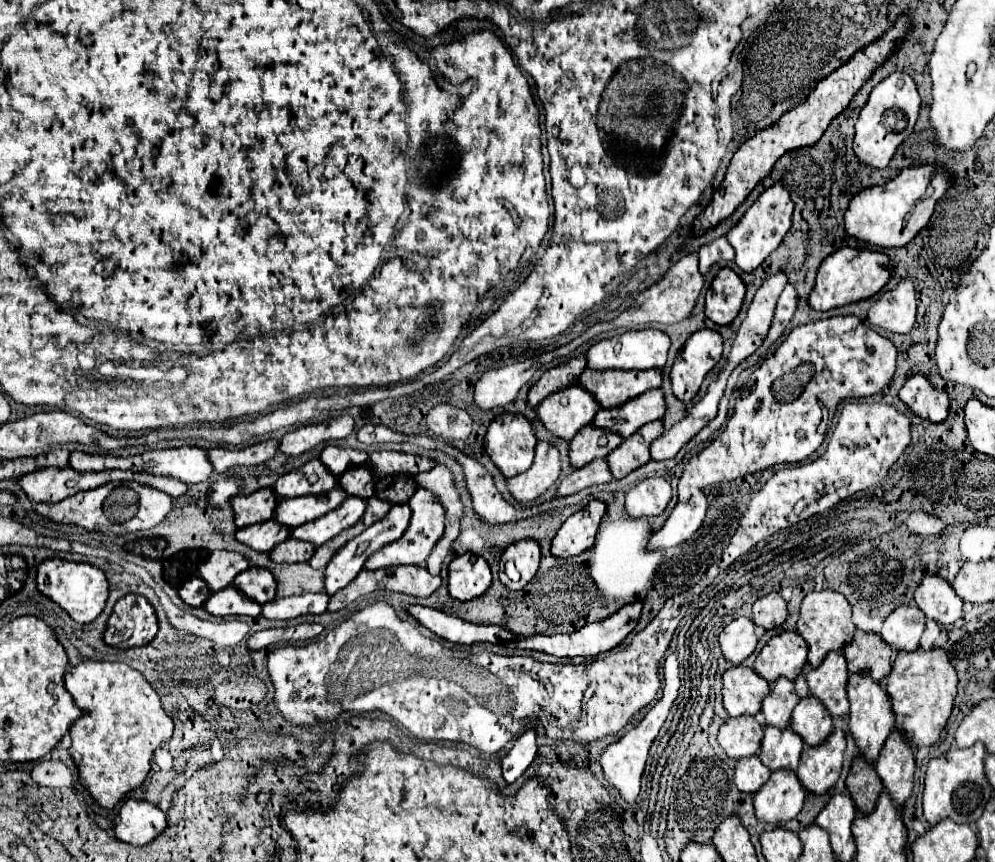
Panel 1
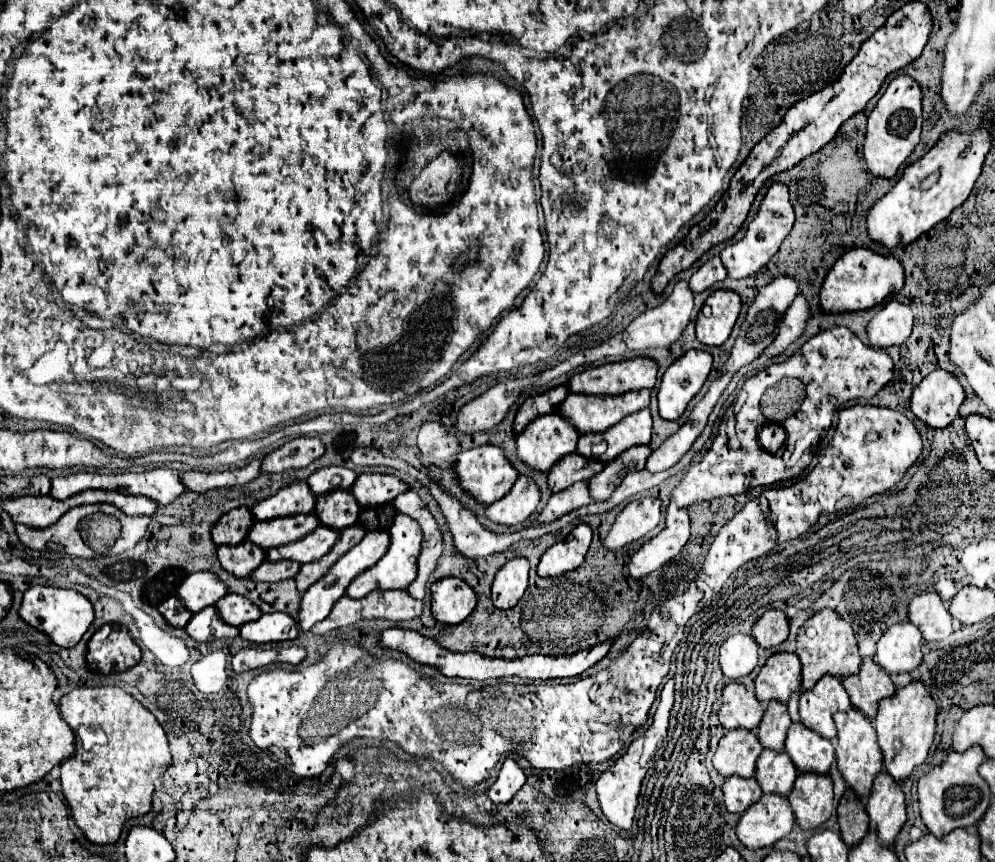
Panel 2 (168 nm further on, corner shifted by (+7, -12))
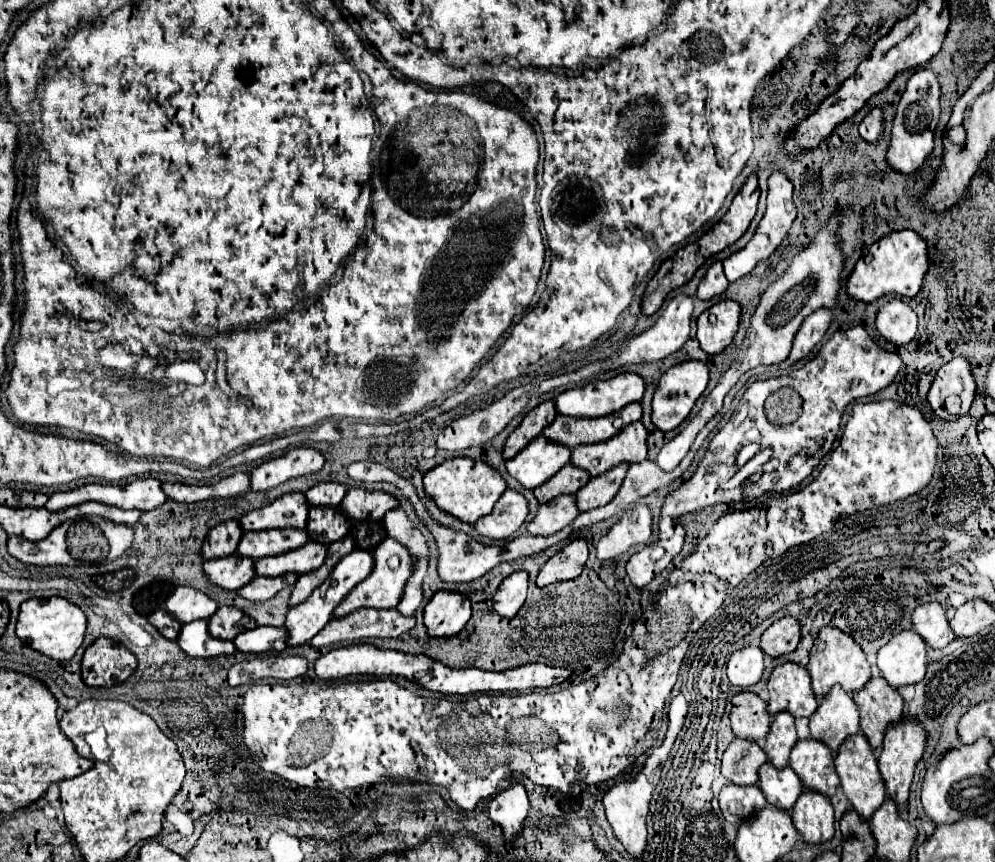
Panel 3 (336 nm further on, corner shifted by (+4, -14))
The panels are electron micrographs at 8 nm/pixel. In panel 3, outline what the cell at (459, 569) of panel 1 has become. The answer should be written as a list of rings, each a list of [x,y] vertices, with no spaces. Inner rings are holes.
[[[437,592],[425,606],[423,624],[431,638],[457,636],[471,618],[469,598],[459,592]]]

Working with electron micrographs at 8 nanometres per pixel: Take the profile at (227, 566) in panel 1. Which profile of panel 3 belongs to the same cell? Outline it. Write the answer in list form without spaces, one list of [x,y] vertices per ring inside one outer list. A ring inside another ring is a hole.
[[[187,586],[175,588],[175,592],[165,602],[165,610],[179,620],[181,624],[193,622],[193,620],[207,620],[215,614],[217,604],[203,592]]]

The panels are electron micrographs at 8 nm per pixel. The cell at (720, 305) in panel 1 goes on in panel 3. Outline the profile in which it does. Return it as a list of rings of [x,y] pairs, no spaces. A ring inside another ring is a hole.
[[[721,300],[697,318],[697,340],[707,354],[723,352],[737,334],[741,308],[733,300]]]

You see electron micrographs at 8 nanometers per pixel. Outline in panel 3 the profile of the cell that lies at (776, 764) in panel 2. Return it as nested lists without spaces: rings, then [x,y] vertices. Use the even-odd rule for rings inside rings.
[[[765,762],[759,770],[759,788],[763,790],[767,802],[781,810],[791,810],[803,792],[799,776],[789,766],[779,770],[771,762]]]

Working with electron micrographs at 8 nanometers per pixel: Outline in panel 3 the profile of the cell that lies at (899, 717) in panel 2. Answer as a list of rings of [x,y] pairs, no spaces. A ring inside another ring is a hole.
[[[901,720],[901,724],[891,726],[885,734],[885,742],[883,742],[883,748],[879,752],[879,772],[881,772],[881,778],[885,782],[887,794],[897,804],[899,812],[907,810],[909,786],[913,782],[913,770],[925,752],[925,740],[927,740],[927,736],[923,732],[923,726],[915,720]]]

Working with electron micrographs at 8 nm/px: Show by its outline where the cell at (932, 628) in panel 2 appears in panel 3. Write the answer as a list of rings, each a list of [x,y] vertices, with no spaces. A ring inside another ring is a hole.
[[[929,602],[919,606],[913,612],[913,628],[931,648],[945,648],[949,642],[955,640],[945,610],[939,602]]]

